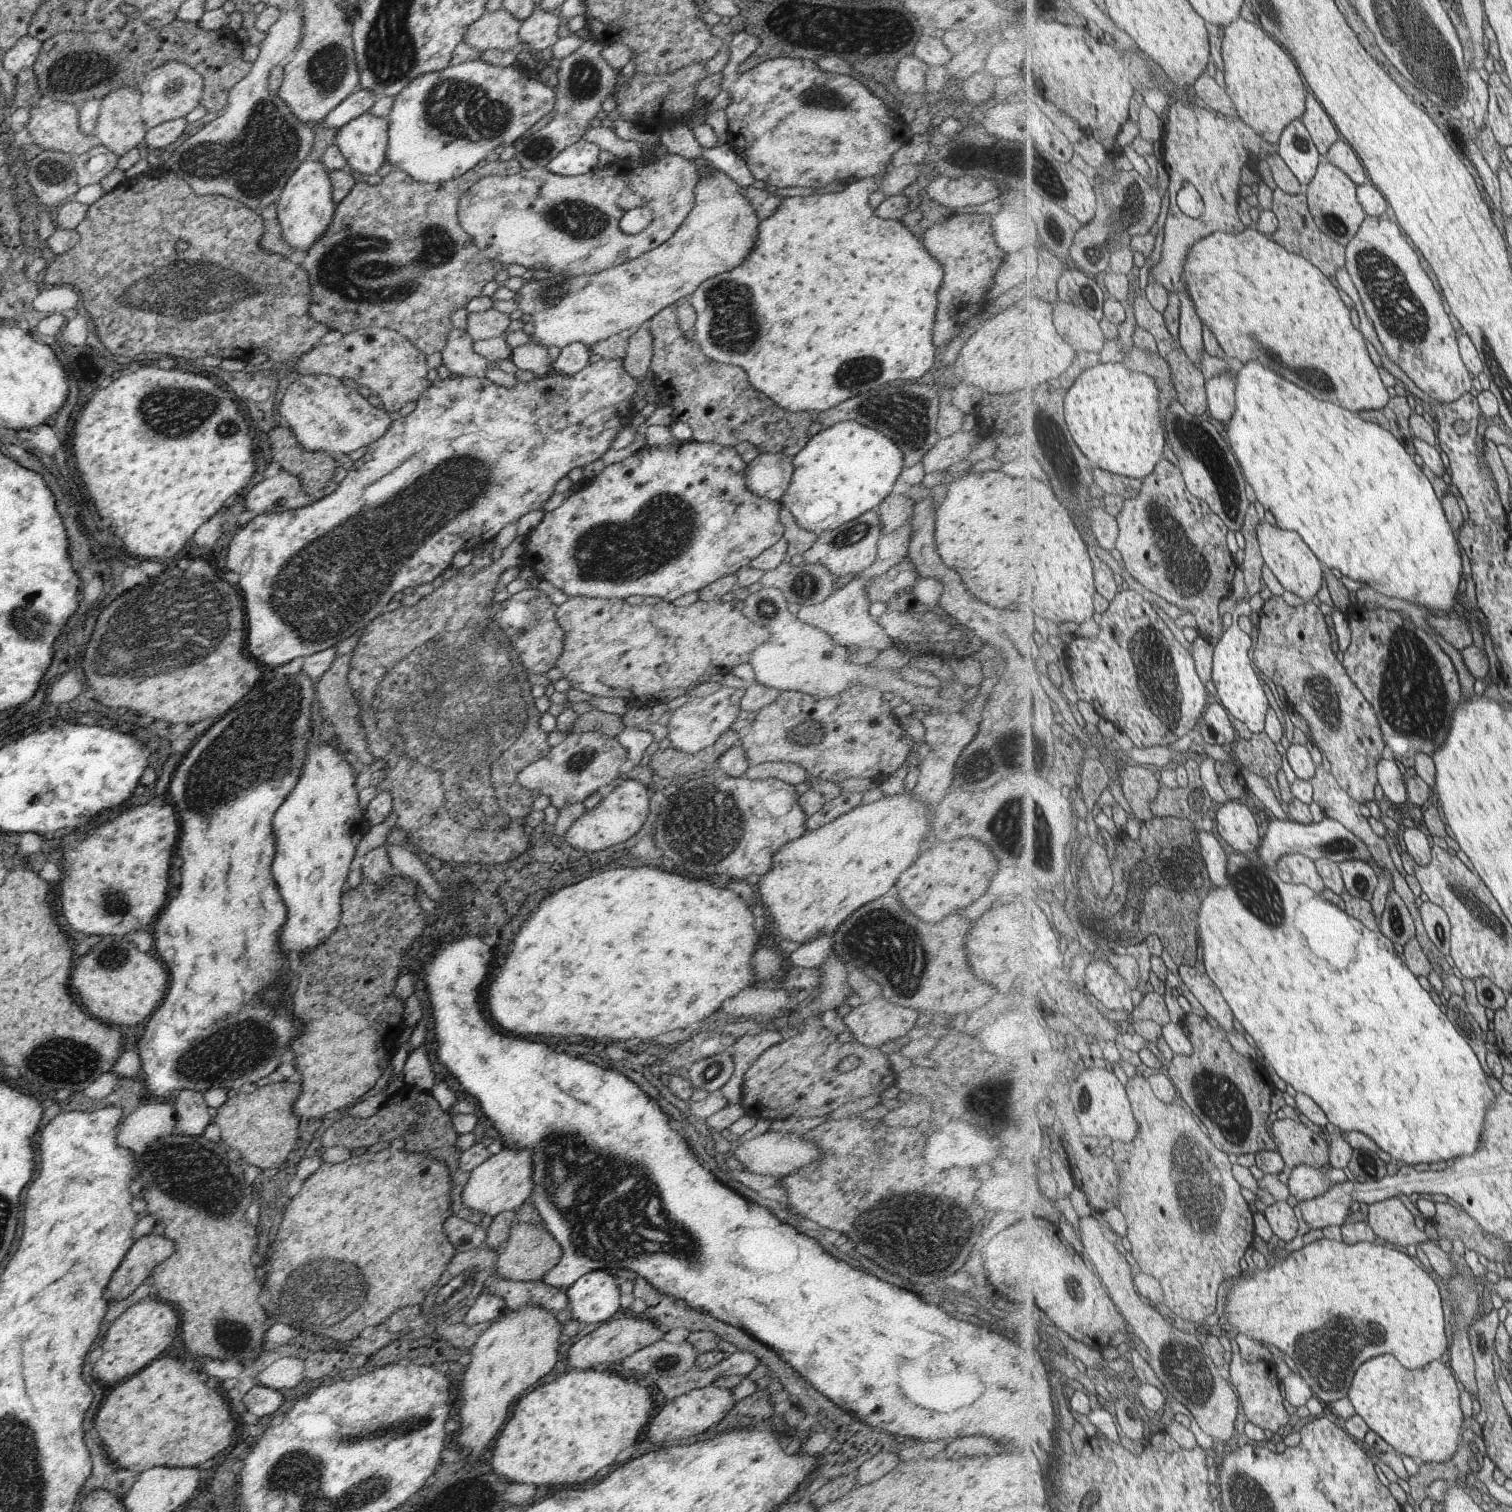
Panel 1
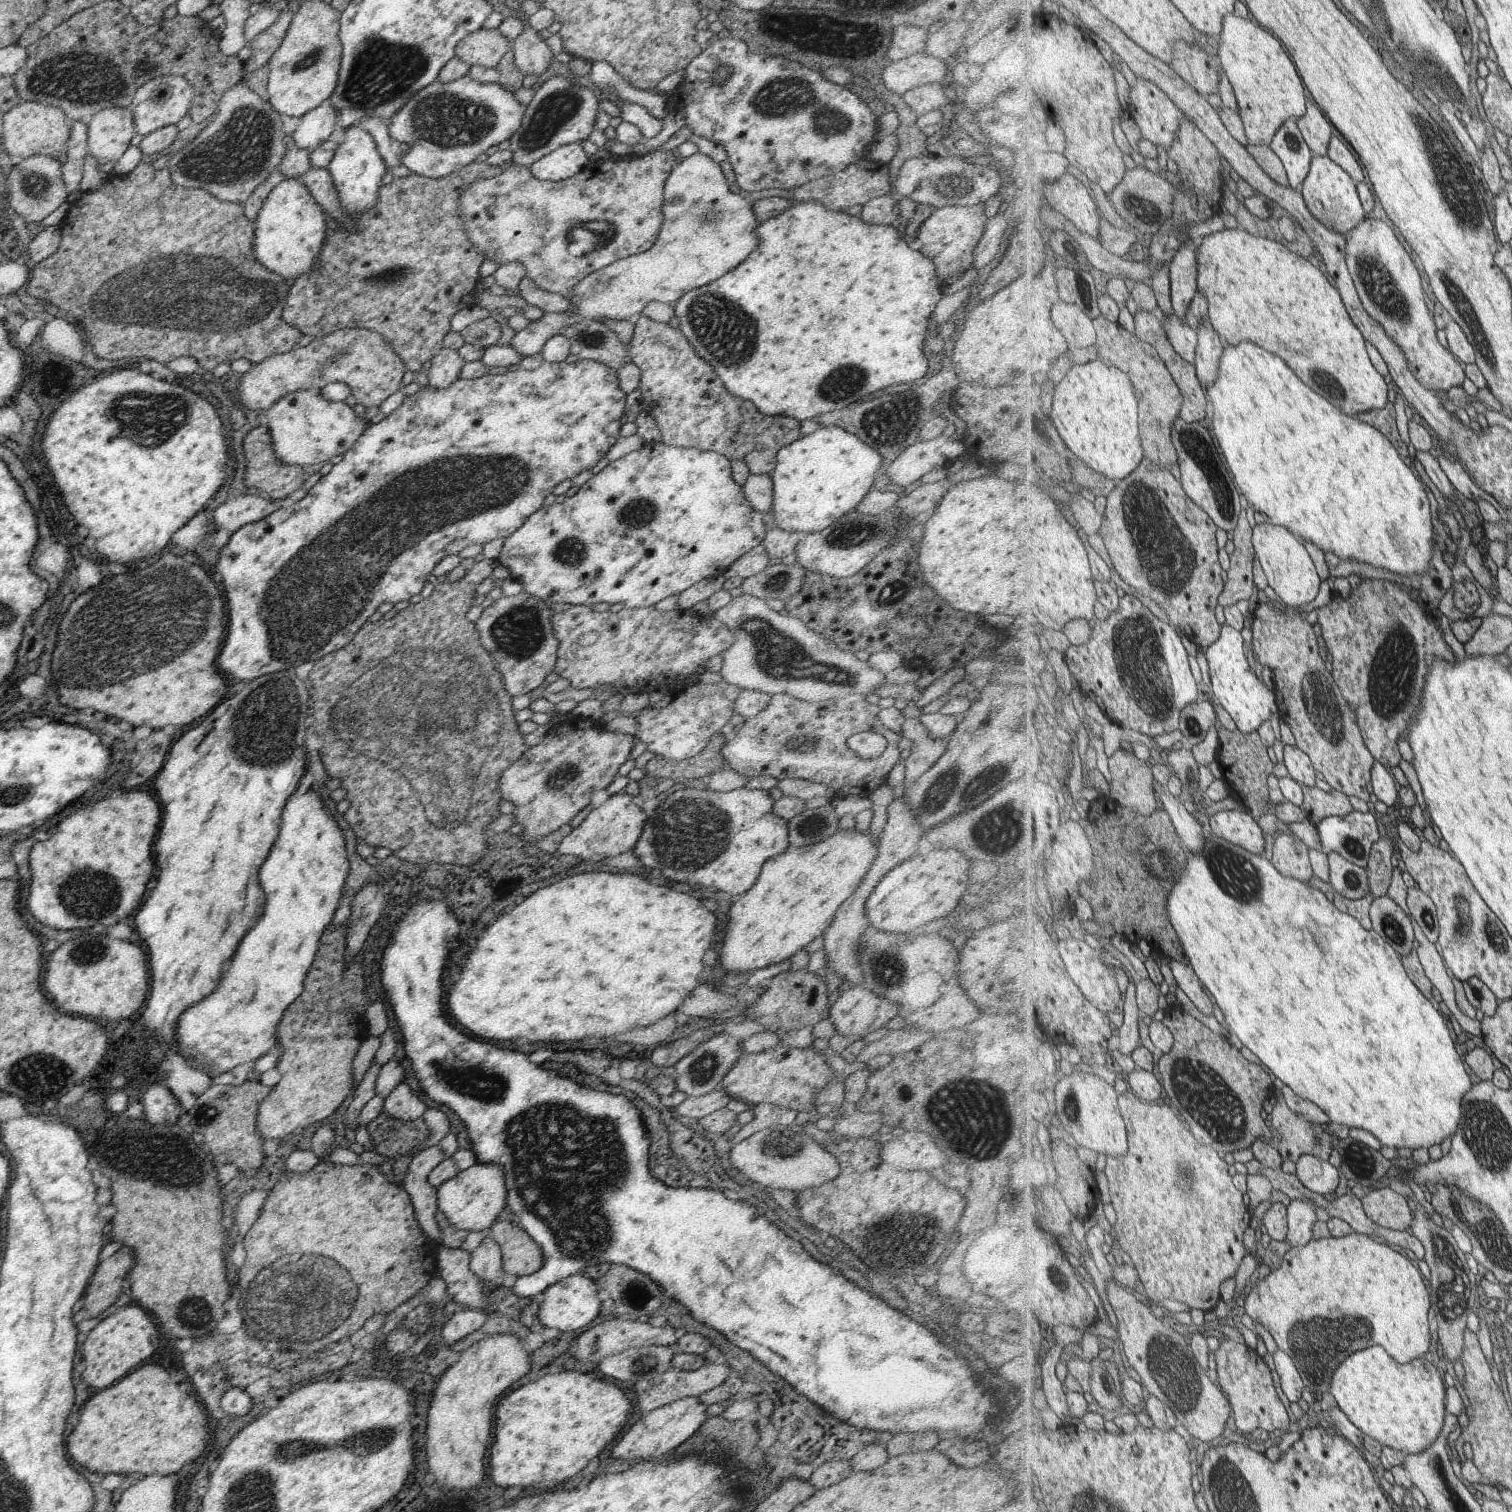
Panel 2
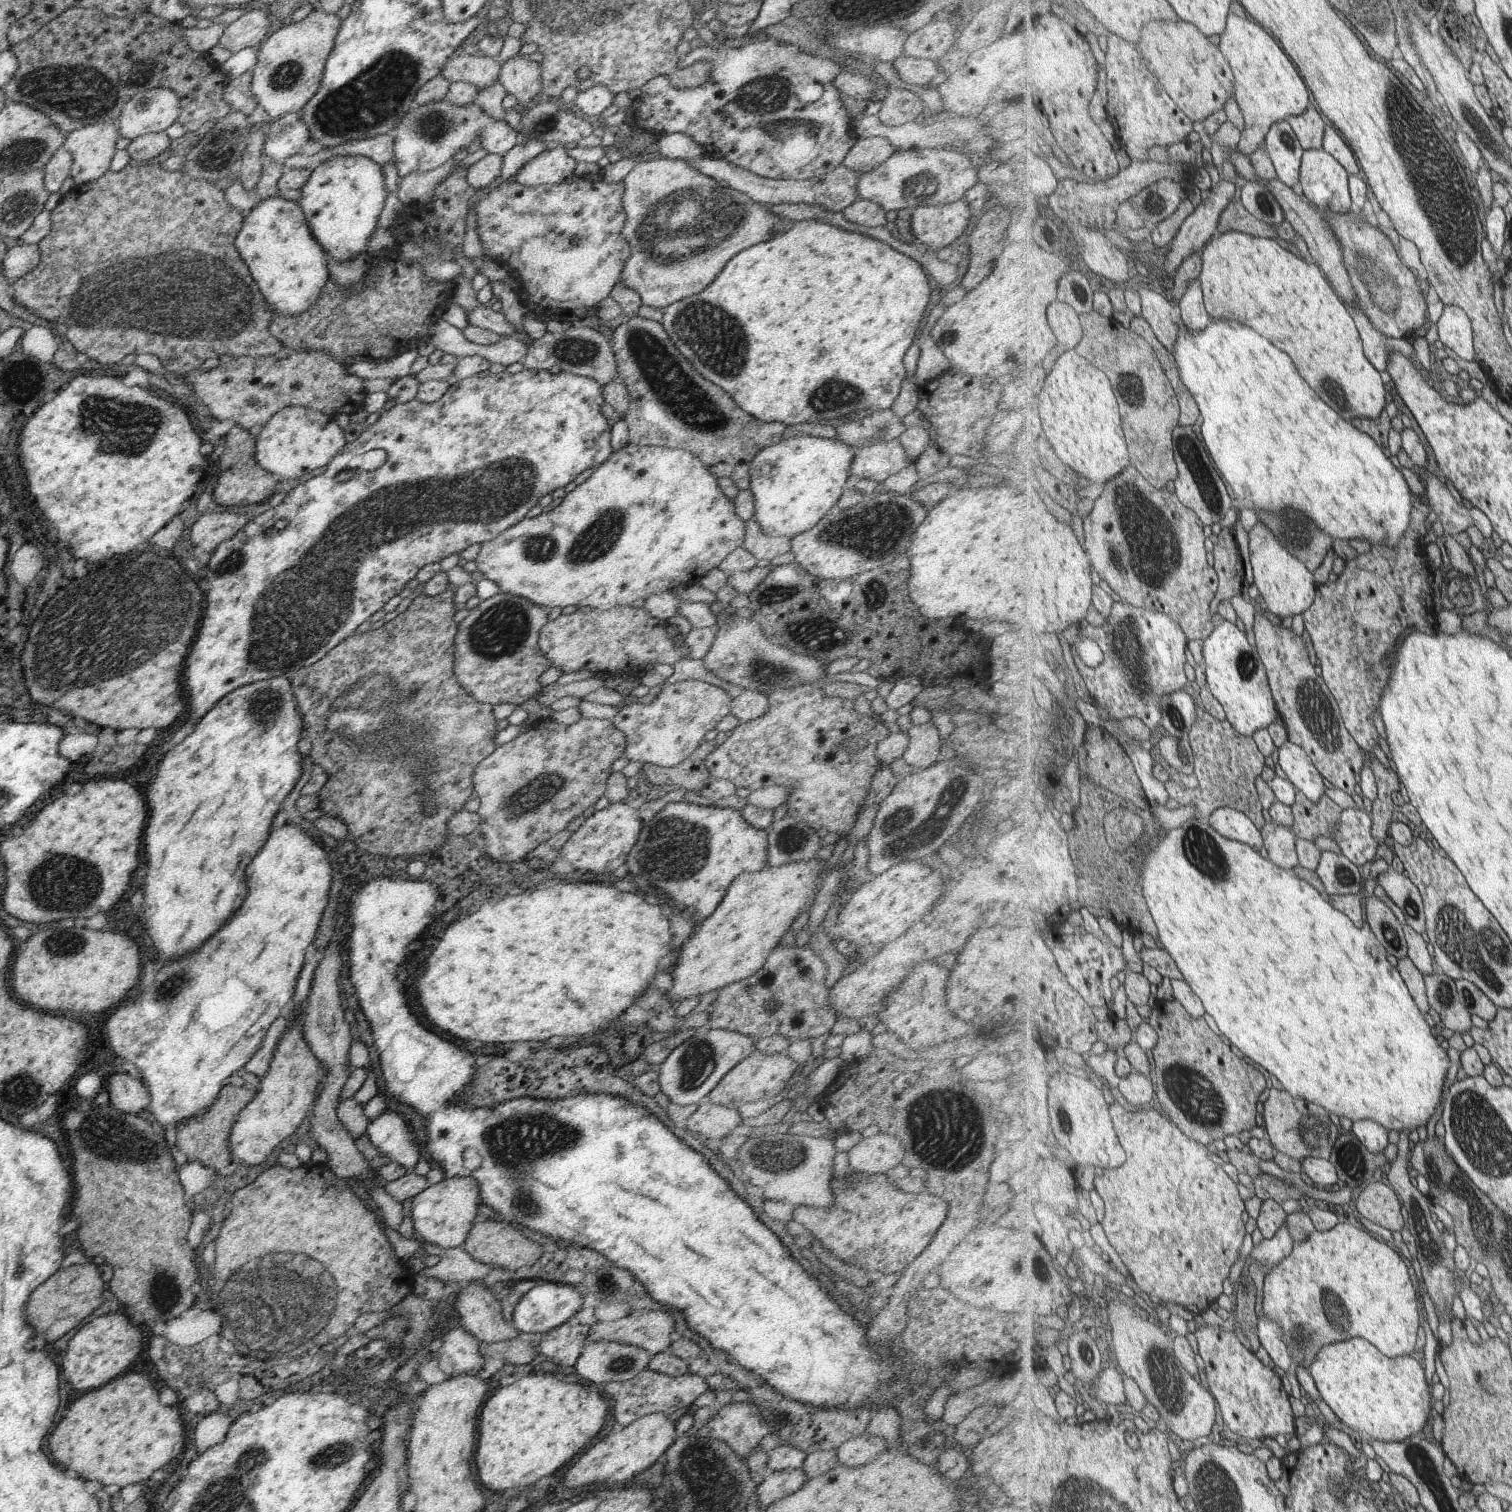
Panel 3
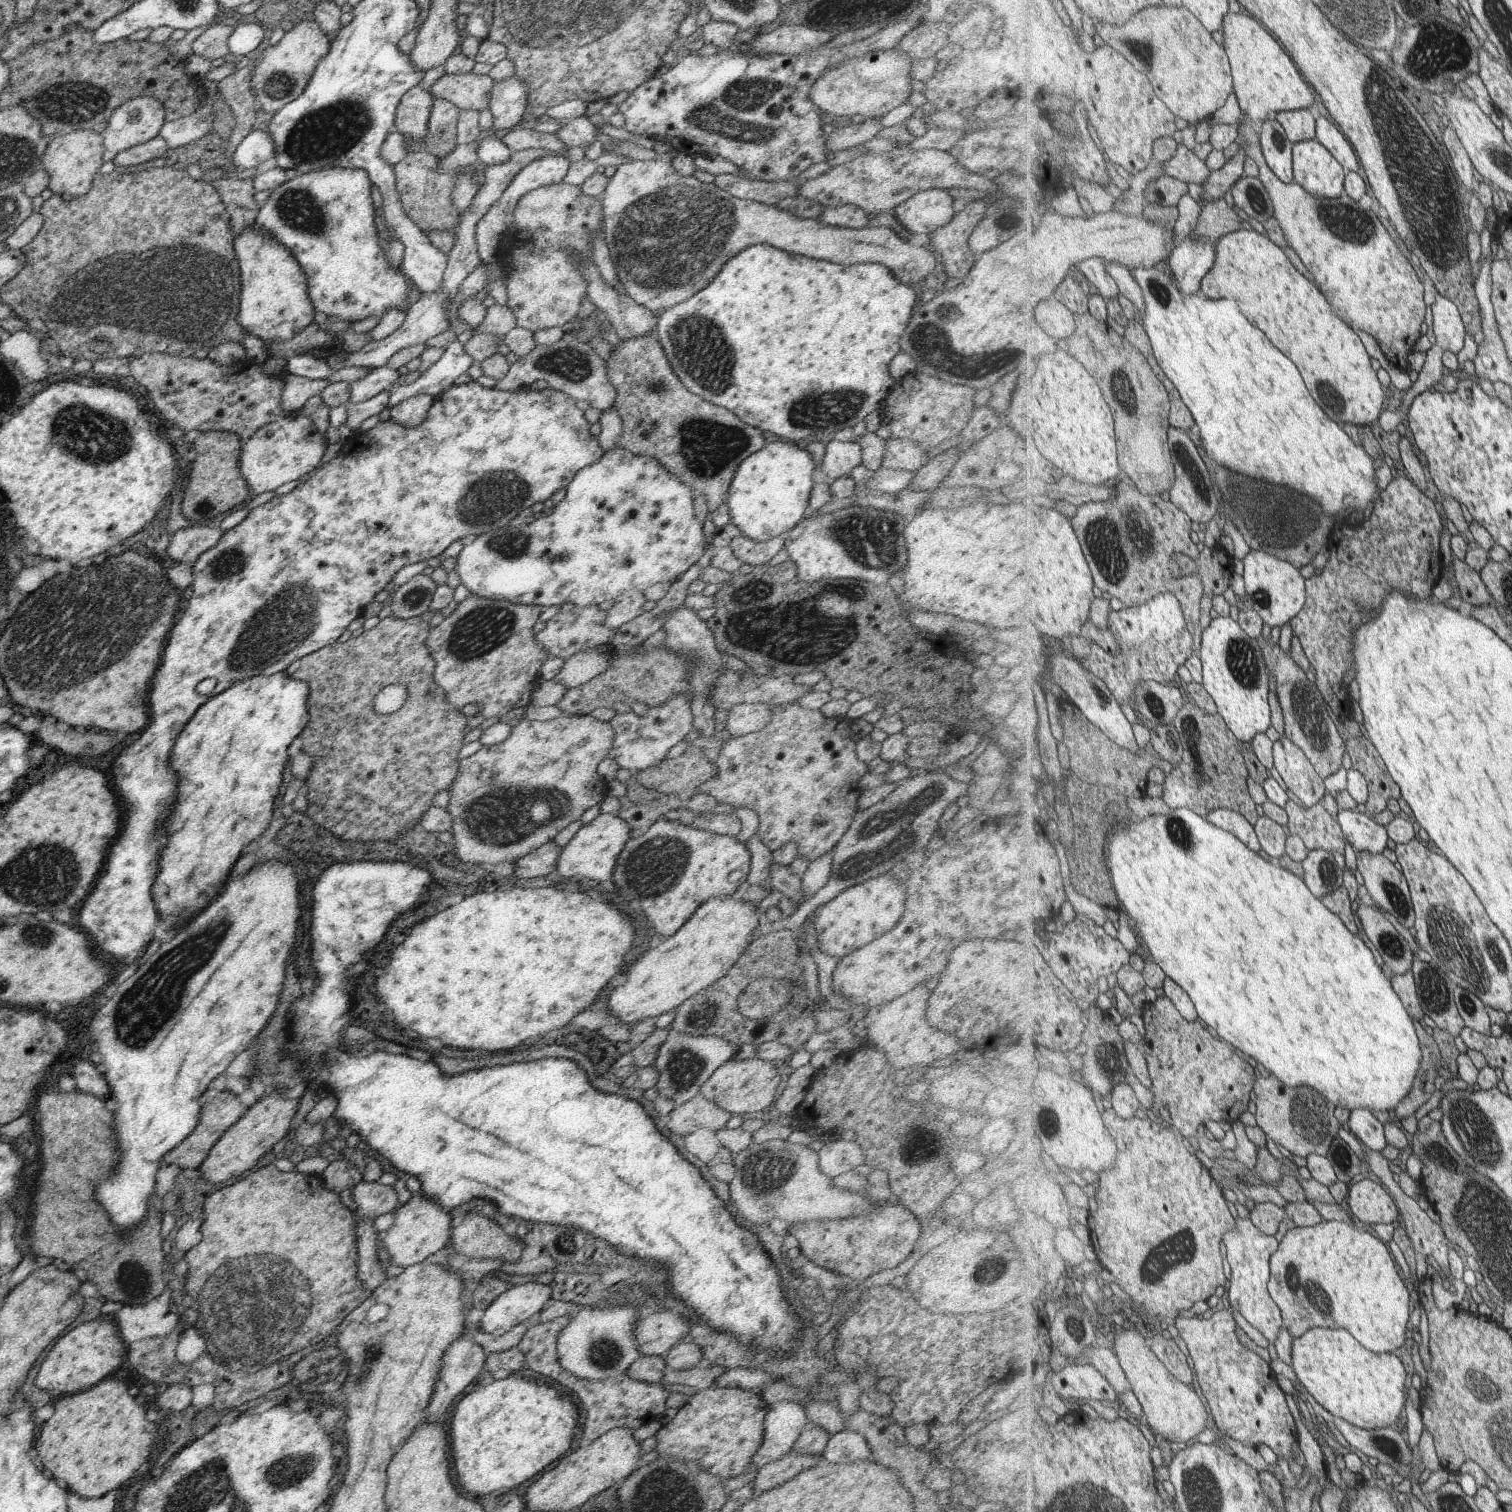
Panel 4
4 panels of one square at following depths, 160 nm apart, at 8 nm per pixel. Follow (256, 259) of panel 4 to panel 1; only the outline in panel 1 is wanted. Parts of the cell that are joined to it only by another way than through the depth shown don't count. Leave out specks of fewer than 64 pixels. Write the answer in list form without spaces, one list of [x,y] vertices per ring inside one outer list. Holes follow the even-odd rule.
[[[305,159],[288,178],[275,202],[282,237],[286,243],[297,249],[299,256],[324,233],[331,222],[335,204],[332,201],[332,186],[328,174],[329,170],[319,159]]]

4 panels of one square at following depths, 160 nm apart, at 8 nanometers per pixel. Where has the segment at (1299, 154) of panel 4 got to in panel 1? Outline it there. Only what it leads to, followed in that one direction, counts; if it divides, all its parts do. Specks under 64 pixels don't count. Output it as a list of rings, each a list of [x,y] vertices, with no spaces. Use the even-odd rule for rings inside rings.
[[[1323,160],[1318,173],[1306,189],[1310,211],[1317,226],[1333,240],[1343,246],[1354,240],[1366,220],[1366,210],[1358,199],[1358,185],[1356,185],[1338,166]]]

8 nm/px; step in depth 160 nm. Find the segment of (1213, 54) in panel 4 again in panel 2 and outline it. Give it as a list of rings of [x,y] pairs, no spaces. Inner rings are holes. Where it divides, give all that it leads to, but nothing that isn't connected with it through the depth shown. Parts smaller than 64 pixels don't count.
[[[1185,41],[1176,43],[1174,61],[1169,63],[1191,86],[1204,97],[1219,94],[1223,68],[1219,57],[1213,57],[1199,46]]]

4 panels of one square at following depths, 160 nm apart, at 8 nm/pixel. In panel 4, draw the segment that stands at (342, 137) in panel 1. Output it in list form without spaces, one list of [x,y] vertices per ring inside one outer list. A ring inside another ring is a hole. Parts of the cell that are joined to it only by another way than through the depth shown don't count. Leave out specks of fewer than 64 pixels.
[[[325,167],[297,175],[273,189],[268,199],[259,204],[259,212],[252,223],[268,237],[290,250],[292,257],[304,270],[308,280],[308,297],[314,312],[321,311],[327,318],[337,316],[339,324],[359,321],[368,316],[380,316],[388,308],[405,310],[409,284],[403,272],[387,265],[383,250],[377,244],[375,208],[371,204],[371,181],[363,169],[353,167]]]

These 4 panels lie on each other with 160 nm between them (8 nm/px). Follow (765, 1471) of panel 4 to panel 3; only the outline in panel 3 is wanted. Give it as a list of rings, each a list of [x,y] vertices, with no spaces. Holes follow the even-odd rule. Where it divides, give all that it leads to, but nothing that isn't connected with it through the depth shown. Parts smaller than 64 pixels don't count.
[[[805,1469],[775,1471],[765,1478],[763,1482],[757,1484],[754,1494],[759,1498],[761,1506],[767,1508],[769,1504],[773,1504],[775,1500],[793,1494],[793,1490],[797,1490],[801,1484],[805,1484]]]

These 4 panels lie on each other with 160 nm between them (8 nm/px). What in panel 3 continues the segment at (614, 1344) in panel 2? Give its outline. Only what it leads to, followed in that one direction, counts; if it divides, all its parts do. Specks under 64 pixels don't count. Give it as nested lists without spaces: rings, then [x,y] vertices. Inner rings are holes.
[[[660,1310],[630,1313],[626,1318],[610,1322],[595,1322],[588,1328],[587,1340],[612,1341],[643,1348],[655,1355],[668,1351],[669,1334],[674,1322],[669,1314]]]

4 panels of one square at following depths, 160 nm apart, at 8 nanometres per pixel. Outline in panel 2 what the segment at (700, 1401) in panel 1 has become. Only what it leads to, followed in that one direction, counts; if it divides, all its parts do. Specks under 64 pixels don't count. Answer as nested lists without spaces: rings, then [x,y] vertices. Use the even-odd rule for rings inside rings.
[[[685,1397],[642,1414],[629,1429],[620,1433],[617,1438],[619,1442],[613,1448],[611,1456],[623,1458],[623,1460],[631,1460],[631,1458],[659,1460],[665,1452],[679,1446],[681,1442],[685,1442],[693,1432],[698,1430],[699,1426],[708,1418],[705,1410],[707,1410],[707,1406],[698,1401],[698,1397]]]

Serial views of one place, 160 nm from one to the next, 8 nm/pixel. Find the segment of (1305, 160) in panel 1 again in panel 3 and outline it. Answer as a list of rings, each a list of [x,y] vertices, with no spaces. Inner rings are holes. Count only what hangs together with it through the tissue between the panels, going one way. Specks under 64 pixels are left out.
[[[1288,120],[1275,123],[1265,138],[1278,178],[1287,186],[1297,186],[1302,177],[1304,148]]]

